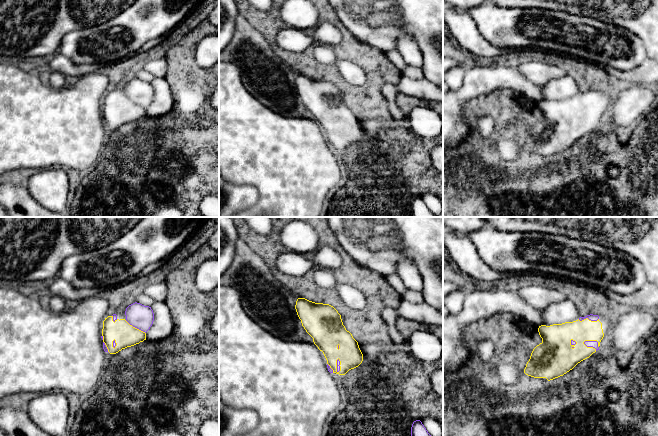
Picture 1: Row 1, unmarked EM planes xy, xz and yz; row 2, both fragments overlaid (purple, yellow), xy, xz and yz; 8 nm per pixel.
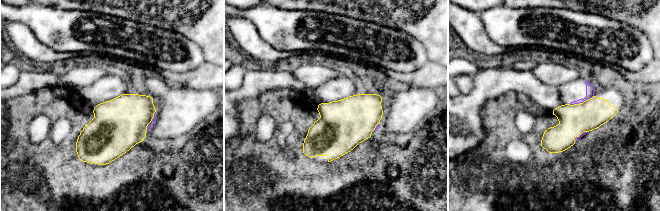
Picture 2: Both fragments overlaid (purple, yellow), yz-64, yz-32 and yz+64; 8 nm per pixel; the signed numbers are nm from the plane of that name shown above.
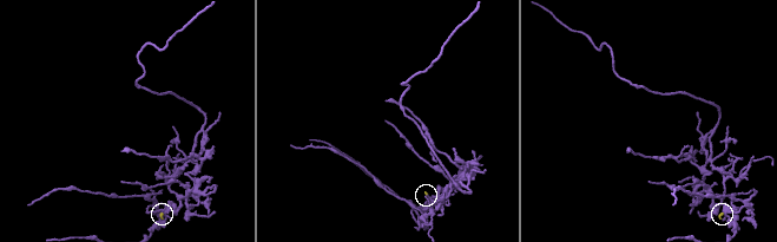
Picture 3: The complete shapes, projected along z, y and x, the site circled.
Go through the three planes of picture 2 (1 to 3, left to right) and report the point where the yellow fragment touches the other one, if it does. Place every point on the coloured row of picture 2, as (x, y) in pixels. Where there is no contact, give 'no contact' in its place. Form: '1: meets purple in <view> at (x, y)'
1: meets purple in yz-64 at (151, 121)
2: meets purple in yz-32 at (376, 127)
3: meets purple in yz+64 at (581, 102)

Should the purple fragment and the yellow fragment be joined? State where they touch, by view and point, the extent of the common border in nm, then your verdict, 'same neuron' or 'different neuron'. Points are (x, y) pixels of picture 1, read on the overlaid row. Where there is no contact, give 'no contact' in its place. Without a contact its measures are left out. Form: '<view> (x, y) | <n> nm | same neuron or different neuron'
yz (593, 341) | 130 nm | different neuron

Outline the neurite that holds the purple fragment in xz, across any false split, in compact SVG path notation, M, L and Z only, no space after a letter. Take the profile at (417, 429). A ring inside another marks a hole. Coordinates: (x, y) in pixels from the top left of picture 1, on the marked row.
M416 420L413 422L411 427L411 436L431 436L422 422L420 420Z

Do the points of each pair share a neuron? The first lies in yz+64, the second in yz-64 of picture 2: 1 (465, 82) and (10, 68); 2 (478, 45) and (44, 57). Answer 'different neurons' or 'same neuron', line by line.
1: same neuron
2: same neuron

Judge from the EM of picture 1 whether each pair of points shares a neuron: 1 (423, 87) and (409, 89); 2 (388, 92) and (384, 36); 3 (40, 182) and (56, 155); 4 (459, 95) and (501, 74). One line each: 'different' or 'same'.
1: same
2: different
3: different
4: same

